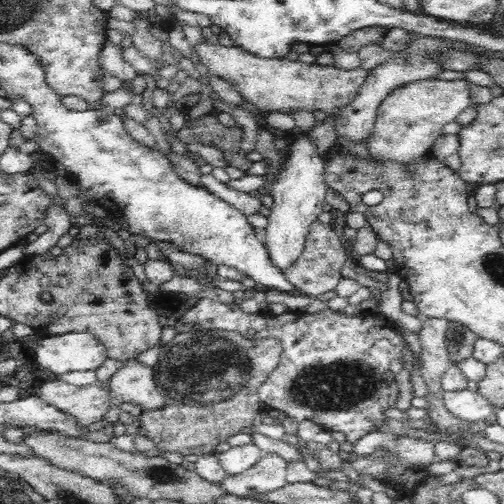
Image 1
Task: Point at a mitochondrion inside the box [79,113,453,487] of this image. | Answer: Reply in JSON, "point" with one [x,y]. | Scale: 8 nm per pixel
{"point":[211,366]}

